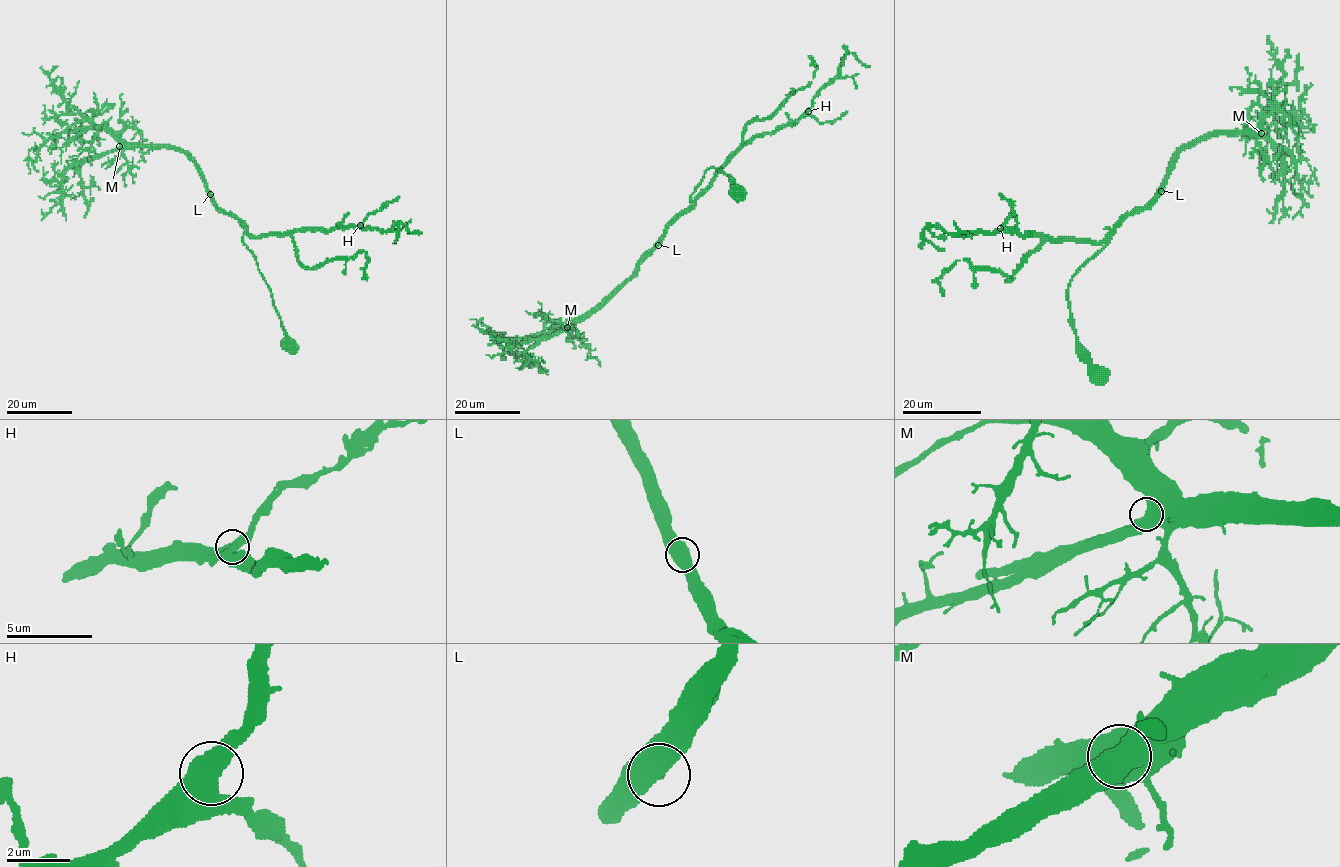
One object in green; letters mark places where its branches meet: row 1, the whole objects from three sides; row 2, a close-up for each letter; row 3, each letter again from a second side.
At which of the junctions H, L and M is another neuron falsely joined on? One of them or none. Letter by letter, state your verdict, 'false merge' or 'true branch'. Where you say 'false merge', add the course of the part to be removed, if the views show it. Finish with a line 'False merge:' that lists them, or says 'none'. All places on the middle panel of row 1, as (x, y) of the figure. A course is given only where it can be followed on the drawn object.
H: true branch
L: true branch
M: true branch
False merge: none

